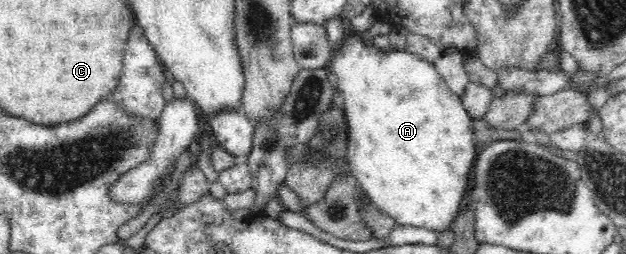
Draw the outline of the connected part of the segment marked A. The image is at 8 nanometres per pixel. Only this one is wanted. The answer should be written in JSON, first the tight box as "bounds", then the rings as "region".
{"bounds":[330,31,480,233],"region":[[[347,31],[330,65],[347,118],[349,141],[345,157],[350,171],[361,182],[373,208],[393,217],[395,224],[439,233],[452,229],[462,209],[463,197],[468,197],[469,173],[480,150],[474,140],[473,118],[462,104],[461,96],[451,92],[434,63],[404,48],[369,47],[362,37]]]}

